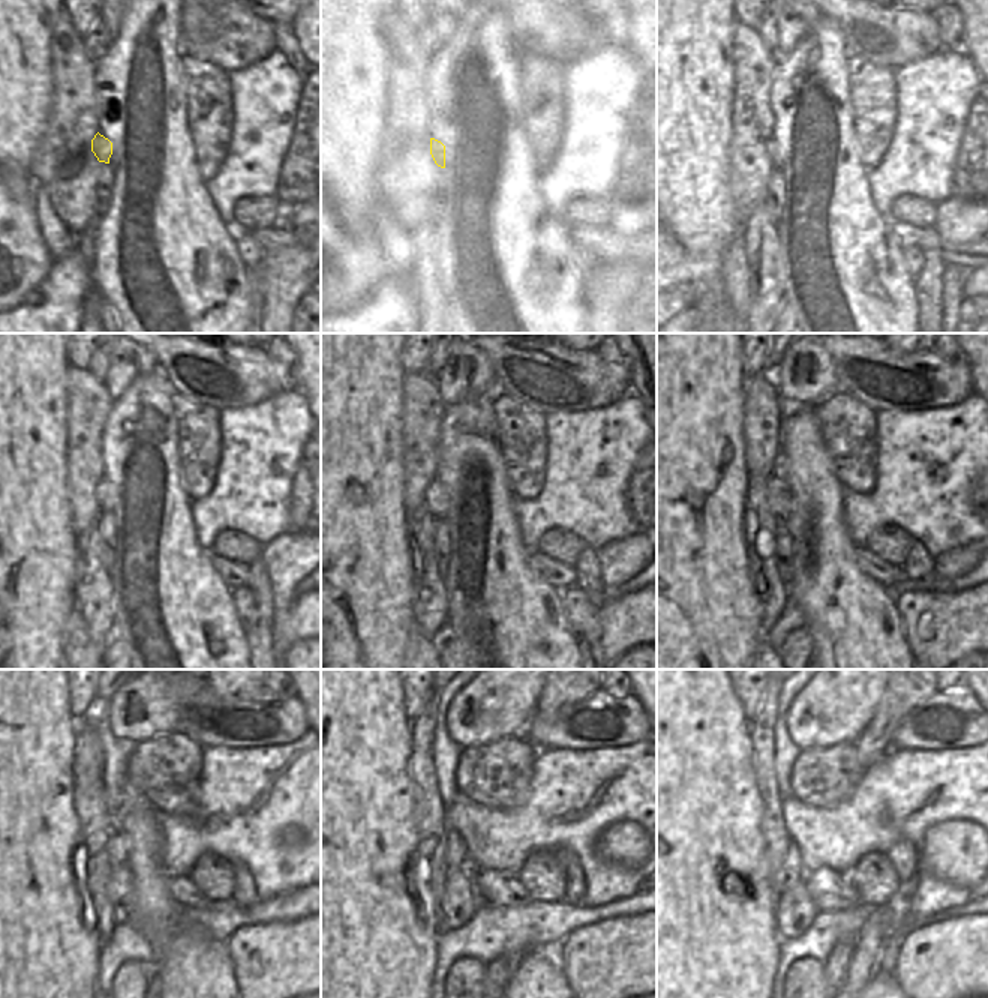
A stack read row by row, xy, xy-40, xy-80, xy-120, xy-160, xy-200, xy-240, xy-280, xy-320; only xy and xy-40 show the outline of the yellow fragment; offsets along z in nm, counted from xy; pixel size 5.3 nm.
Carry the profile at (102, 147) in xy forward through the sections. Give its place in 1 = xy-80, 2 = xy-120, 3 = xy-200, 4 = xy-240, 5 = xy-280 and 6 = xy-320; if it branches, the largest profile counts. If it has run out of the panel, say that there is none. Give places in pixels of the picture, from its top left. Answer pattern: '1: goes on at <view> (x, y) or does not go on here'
1: goes on at xy-80 (774, 152)
2: goes on at xy-120 (104, 491)
3: goes on at xy-200 (777, 494)
4: goes on at xy-240 (116, 845)
5: goes on at xy-280 (456, 859)
6: goes on at xy-320 (790, 871)

